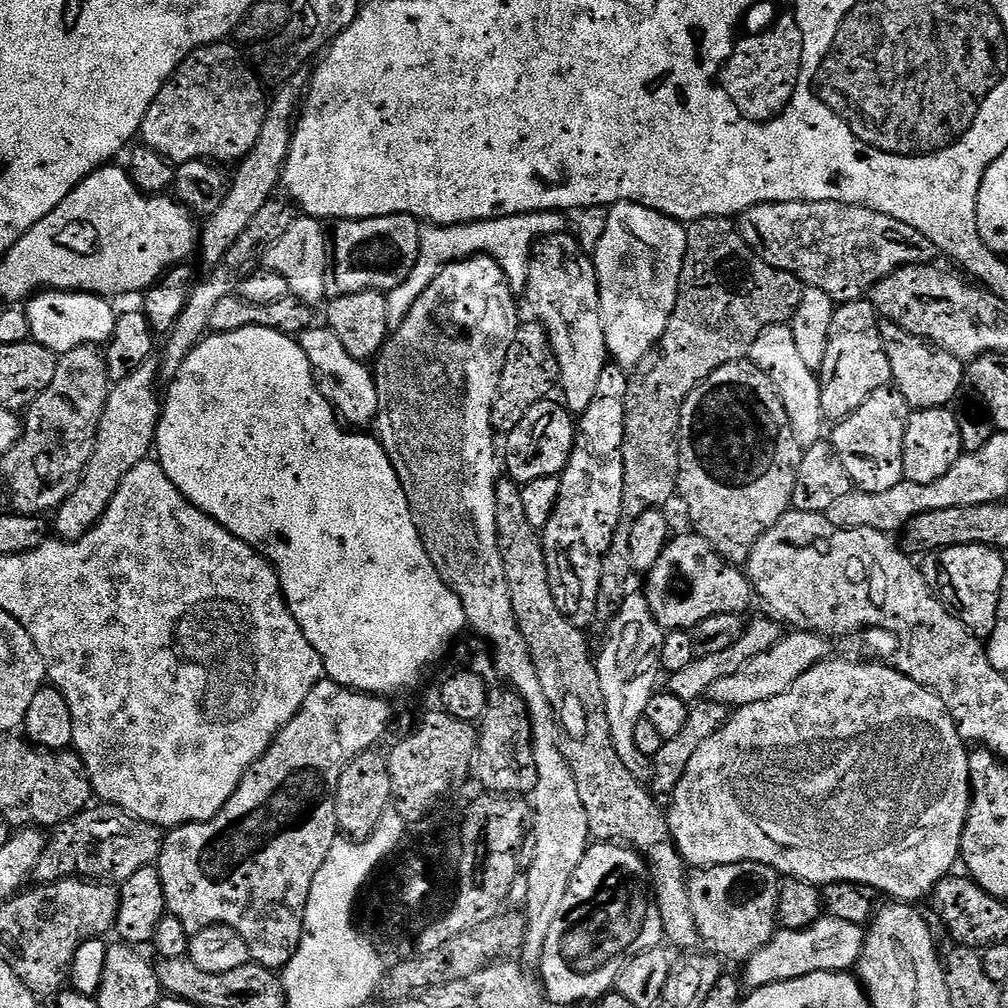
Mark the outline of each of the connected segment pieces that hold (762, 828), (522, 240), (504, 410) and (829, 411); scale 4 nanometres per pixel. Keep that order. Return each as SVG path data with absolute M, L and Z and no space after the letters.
M826 659L806 670L806 674L802 674L802 678L798 678L798 682L786 690L786 694L778 694L778 698L735 709L722 730L698 746L694 758L690 758L690 766L686 766L686 774L682 774L678 786L672 791L672 805L667 805L666 808L670 834L688 865L699 870L723 864L758 862L770 866L781 877L805 880L817 886L840 882L864 884L868 888L875 888L877 893L884 895L885 892L888 898L896 902L917 902L923 896L925 899L934 885L955 869L952 868L955 864L957 867L960 843L968 817L968 801L972 799L966 741L956 729L948 707L930 689L914 682L887 663L867 663Z
M527 212L521 216L507 216L506 218L498 218L497 220L479 220L470 224L421 227L418 262L414 266L414 270L410 270L410 278L406 278L406 282L402 282L402 286L398 286L393 292L387 293L388 307L395 315L397 312L397 317L404 317L410 310L410 306L414 306L414 302L424 293L426 286L430 286L430 282L434 282L436 275L447 264L454 264L458 260L469 260L471 256L489 256L490 259L496 260L500 269L506 274L512 291L517 294L523 293L528 287L528 275L530 274L533 248L546 236L561 235L567 229L564 227L567 226L568 220L569 217L563 212Z
M538 322L523 323L514 336L506 362L500 375L499 390L491 408L491 426L500 436L507 436L522 422L528 410L536 403L545 401L559 383L560 371L557 358L550 346L547 332Z
M871 299L852 300L849 304L840 304L834 318L830 322L830 338L826 342L826 358L822 362L820 371L820 393L822 394L822 414L825 421L839 422L845 420L874 390L882 390L892 384L890 374L890 358L886 358L886 350L882 346L880 333L881 321L878 319L876 307Z

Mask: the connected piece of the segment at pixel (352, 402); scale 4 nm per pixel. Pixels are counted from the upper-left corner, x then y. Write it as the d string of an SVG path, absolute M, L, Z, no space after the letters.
M327 326L307 328L298 339L306 358L310 358L316 385L335 408L337 417L353 429L371 429L378 414L378 390L373 369L365 361L351 356L342 346L338 334L331 332Z

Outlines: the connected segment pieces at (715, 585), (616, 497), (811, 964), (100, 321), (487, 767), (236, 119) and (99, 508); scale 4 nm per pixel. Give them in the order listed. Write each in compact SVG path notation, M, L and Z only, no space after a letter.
M695 534L687 535L673 535L662 550L658 562L654 562L652 569L646 573L648 605L652 611L652 617L665 630L691 630L695 628L698 622L702 622L714 614L740 616L751 606L752 600L754 601L752 583L737 565L730 564L727 560L722 559L714 550L714 546L710 546L710 542L706 542L706 538Z
M610 362L603 368L598 378L597 389L594 390L593 401L587 410L579 415L575 434L576 441L570 454L570 462L560 473L560 493L554 506L554 514L550 514L550 522L542 530L542 543L550 590L554 594L554 602L558 610L571 624L577 628L587 629L591 620L597 619L598 586L602 578L604 556L612 545L615 528L621 522L623 508L623 436L625 434L625 400L628 389L627 371L620 365Z
M827 914L806 930L780 930L743 965L742 980L749 989L770 986L815 972L848 972L860 963L866 932L859 924L842 922Z
M41 290L27 301L32 340L46 350L63 354L75 348L104 346L114 334L118 315L107 299L92 292L57 292Z
M507 686L493 687L488 694L488 704L478 721L478 751L474 772L480 775L485 793L497 796L527 797L536 789L538 766L534 762L532 727L526 702Z
M221 42L191 52L169 78L158 98L154 98L146 114L144 125L139 130L142 140L144 136L143 143L161 156L167 156L173 165L179 166L191 160L235 165L244 159L254 142L258 142L258 134L262 134L262 122L268 113L269 102L269 97L264 96L265 85L245 61L245 65L240 61L239 54L230 45Z
M153 358L142 362L130 378L109 387L106 410L98 428L88 470L78 490L54 513L54 532L59 539L81 540L106 514L126 474L149 459L158 435L156 427L160 424L160 396L156 393L156 380L160 379L160 360Z

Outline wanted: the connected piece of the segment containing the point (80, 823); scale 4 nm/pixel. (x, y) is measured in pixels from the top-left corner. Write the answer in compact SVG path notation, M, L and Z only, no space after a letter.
M101 803L99 805L100 808L96 807L97 806L92 806L85 811L79 812L77 816L70 818L65 824L59 825L59 827L51 833L51 836L53 836L52 838L50 836L50 839L47 841L44 853L41 855L34 873L35 879L38 878L37 881L39 881L40 884L54 884L57 880L74 880L77 878L83 878L93 882L123 882L130 878L130 874L138 874L138 870L153 867L153 865L159 861L160 851L164 845L165 833L157 824L151 824L145 820L138 820L136 817L131 816L126 810L114 807L113 804Z

